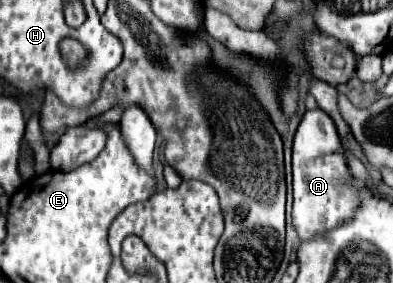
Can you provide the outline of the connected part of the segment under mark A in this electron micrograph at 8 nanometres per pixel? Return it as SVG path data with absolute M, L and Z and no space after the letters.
M319 107L305 111L293 139L293 227L299 239L311 239L313 233L329 231L351 217L357 199L341 181L343 175L349 175L349 169L333 119Z

